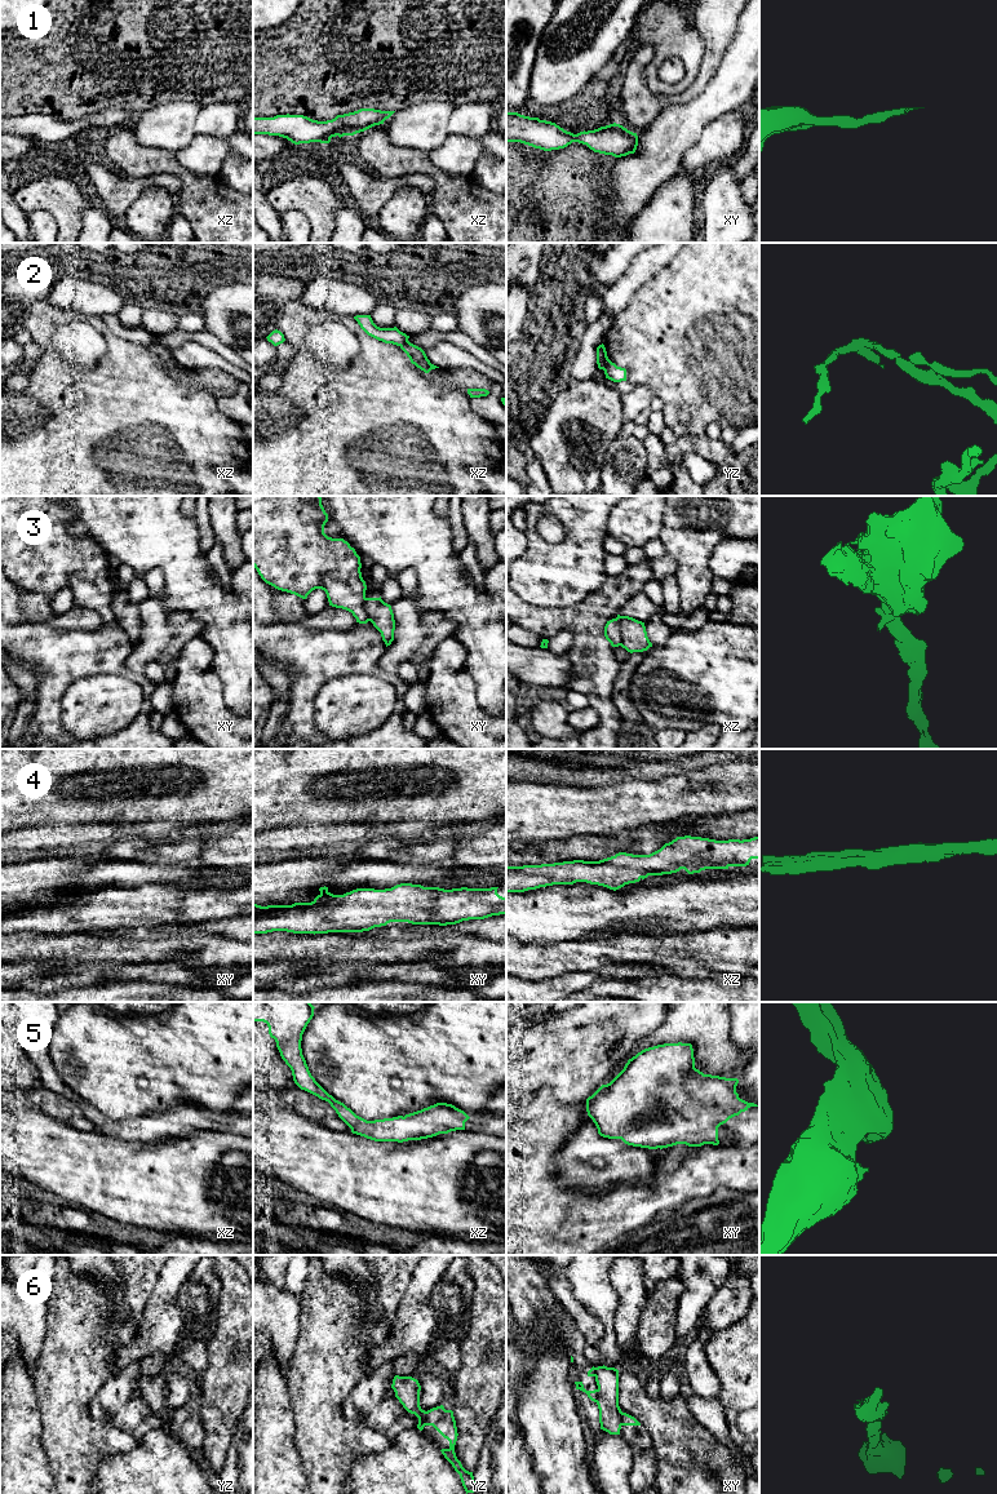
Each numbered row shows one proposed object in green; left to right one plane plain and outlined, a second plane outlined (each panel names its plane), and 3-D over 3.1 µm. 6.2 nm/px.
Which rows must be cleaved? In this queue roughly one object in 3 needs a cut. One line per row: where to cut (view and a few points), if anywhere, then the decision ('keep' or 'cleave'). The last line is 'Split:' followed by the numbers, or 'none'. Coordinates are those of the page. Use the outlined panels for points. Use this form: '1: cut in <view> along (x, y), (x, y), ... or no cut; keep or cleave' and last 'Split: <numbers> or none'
1: no cut; keep
2: cut in yz along (610, 360), (603, 369); cleave
3: cut in xz along (615, 619), (619, 626), (620, 644); cleave
4: no cut; keep
5: no cut; keep
6: cut in yz along (426, 1412), (424, 1424); cleave
Split: 2, 3, 6

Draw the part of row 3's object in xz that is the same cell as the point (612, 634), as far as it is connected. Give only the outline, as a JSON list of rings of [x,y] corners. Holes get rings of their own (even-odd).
[[[616,619],[607,621],[604,626],[604,637],[612,647],[619,647],[621,644],[621,633]]]

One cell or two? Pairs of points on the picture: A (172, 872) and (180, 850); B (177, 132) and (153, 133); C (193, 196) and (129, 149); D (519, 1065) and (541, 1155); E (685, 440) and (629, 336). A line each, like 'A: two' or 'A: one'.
A: two
B: one
C: one
D: two
E: two

